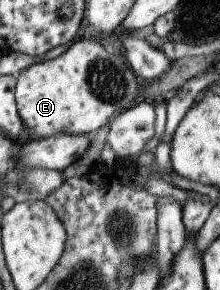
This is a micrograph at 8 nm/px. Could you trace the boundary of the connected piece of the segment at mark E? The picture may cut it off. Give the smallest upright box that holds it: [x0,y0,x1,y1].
[16,40,142,138]

